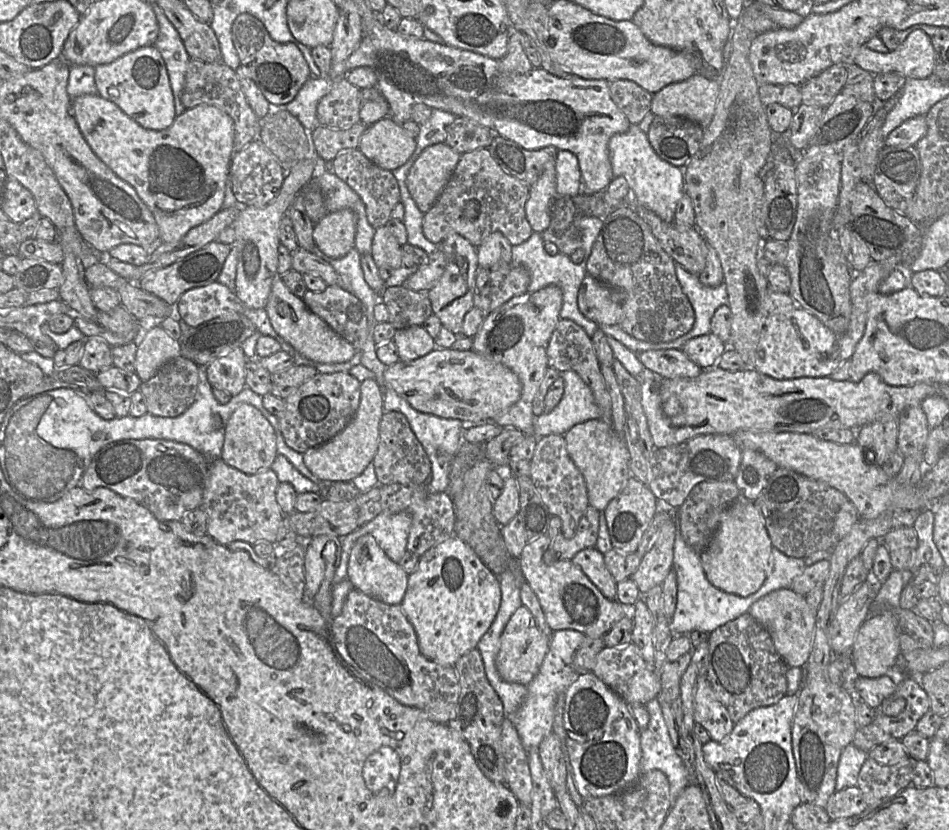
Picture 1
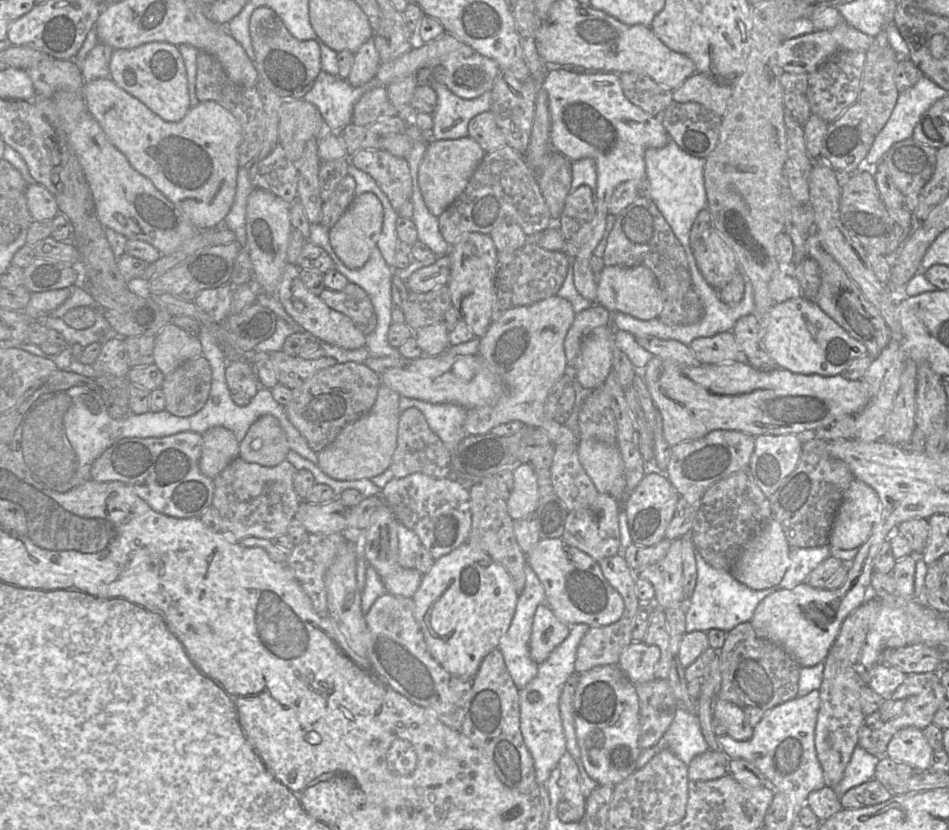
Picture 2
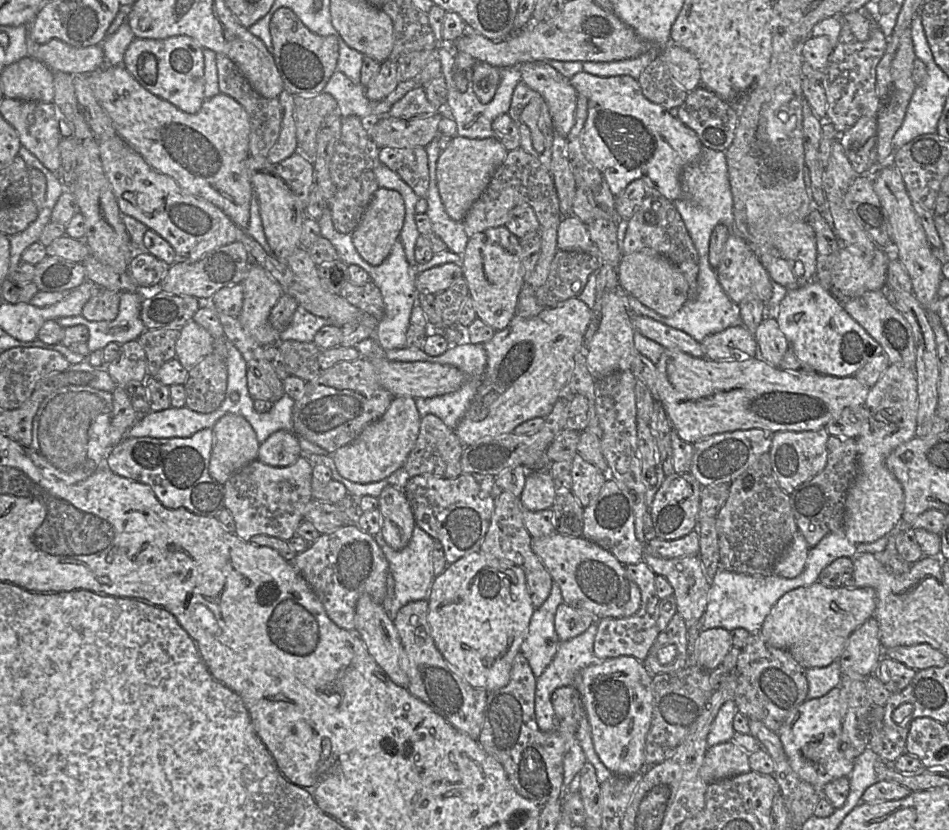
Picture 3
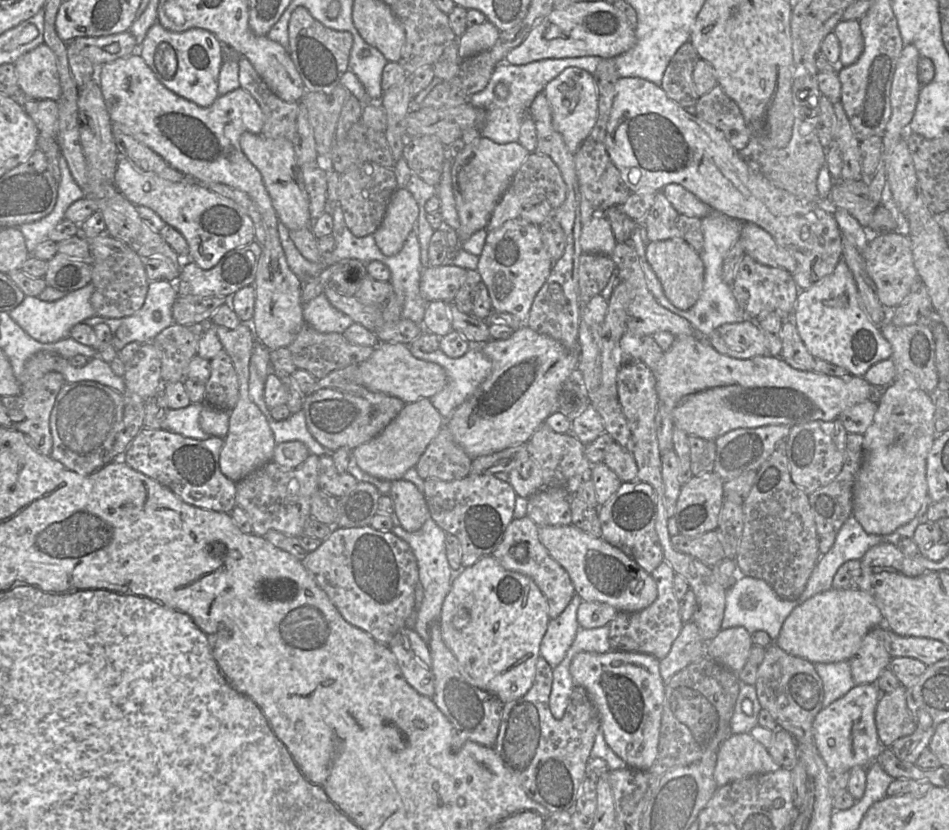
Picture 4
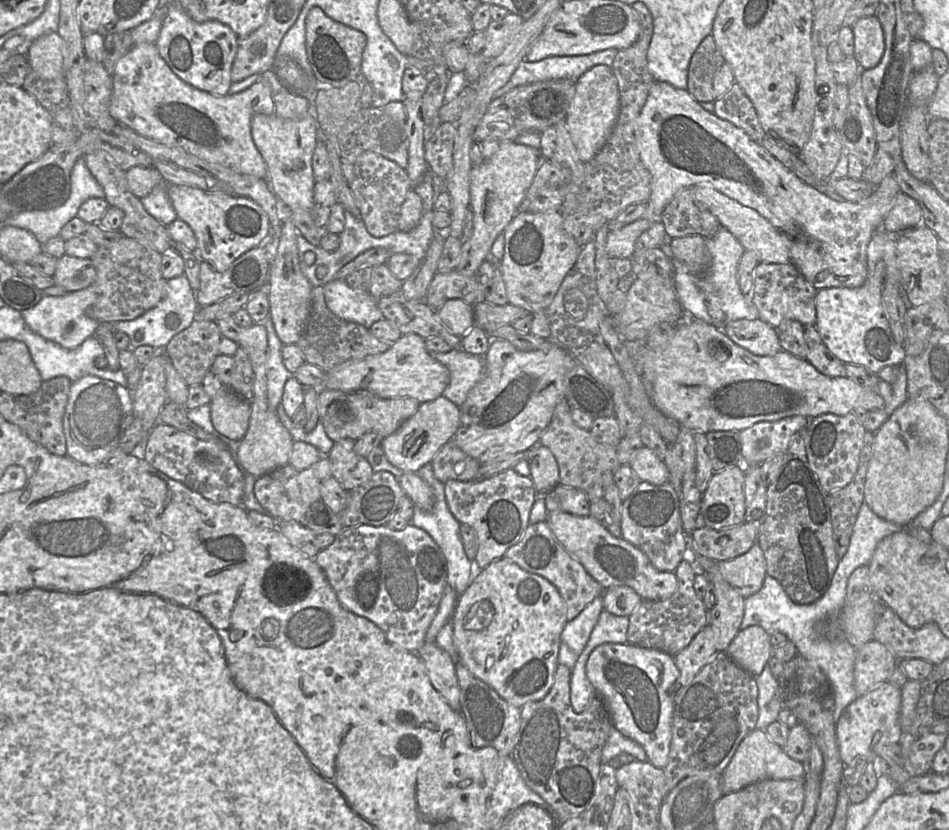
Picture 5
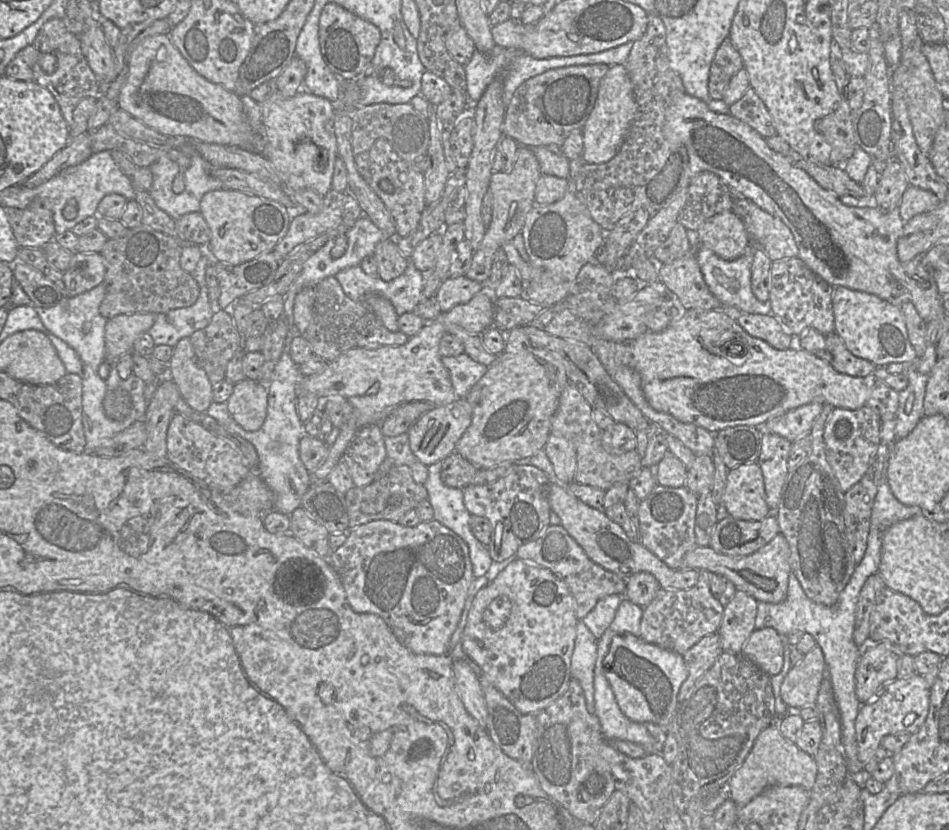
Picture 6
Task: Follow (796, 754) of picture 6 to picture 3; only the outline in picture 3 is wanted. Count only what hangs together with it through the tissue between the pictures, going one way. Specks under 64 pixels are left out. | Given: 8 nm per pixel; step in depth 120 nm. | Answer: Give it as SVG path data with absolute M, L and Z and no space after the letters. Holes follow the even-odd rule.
M730 740L707 749L699 775L709 784L749 771L749 753Z

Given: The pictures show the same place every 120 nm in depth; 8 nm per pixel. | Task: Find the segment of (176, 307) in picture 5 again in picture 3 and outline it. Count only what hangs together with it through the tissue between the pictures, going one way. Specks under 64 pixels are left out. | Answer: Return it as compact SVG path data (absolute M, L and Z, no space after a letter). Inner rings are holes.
M123 292L119 312L111 321L89 321L82 316L62 317L55 320L63 328L83 325L89 330L86 342L89 351L102 350L109 343L124 344L137 340L146 328L140 318L141 293Z

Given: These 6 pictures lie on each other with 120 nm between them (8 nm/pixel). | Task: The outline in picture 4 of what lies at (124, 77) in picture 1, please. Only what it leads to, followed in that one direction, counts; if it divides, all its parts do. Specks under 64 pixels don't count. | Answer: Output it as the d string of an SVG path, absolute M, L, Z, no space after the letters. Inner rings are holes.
M156 22L134 54L141 55L166 88L201 107L207 107L220 96L218 80L222 47L219 39L208 30L192 28L184 32L173 32Z

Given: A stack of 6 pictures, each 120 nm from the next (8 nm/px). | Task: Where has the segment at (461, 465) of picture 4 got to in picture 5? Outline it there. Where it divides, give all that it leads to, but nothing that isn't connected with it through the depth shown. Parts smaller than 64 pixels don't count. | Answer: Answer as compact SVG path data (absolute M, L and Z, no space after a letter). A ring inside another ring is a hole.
M453 441L443 445L430 464L434 476L442 483L474 480L481 465L462 452Z

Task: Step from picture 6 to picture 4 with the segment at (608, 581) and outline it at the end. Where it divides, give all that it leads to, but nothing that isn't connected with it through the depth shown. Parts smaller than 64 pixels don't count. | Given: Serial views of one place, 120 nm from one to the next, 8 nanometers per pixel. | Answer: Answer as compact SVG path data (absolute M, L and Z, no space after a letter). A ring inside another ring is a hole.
M528 517L514 518L507 526L503 539L491 557L509 571L530 577L545 596L551 619L559 616L576 595L574 586L566 570L555 561L539 541L539 527Z

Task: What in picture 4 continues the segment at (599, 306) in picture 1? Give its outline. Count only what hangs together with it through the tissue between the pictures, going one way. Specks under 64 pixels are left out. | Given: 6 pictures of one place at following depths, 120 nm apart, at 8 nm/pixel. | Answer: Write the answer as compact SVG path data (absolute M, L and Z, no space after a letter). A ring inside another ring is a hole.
M672 238L649 242L644 246L644 258L659 279L666 298L674 307L688 310L697 302L704 283L704 264L700 253L685 240Z

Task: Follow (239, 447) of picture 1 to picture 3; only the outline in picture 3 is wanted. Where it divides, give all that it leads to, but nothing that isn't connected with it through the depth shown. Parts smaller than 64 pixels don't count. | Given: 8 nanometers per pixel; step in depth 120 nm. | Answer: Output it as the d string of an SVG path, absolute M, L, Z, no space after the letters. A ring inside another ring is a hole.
M279 430L261 442L257 460L274 467L287 467L302 455L298 438L292 432Z

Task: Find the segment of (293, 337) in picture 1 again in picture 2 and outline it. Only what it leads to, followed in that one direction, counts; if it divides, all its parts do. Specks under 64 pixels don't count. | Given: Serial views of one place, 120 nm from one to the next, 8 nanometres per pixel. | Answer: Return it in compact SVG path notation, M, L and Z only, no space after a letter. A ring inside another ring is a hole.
M287 263L283 271L276 298L285 312L301 330L310 333L318 341L338 346L347 350L359 349L365 346L367 337L346 315L330 308L320 297L310 292L302 283L300 272L303 270L298 264Z

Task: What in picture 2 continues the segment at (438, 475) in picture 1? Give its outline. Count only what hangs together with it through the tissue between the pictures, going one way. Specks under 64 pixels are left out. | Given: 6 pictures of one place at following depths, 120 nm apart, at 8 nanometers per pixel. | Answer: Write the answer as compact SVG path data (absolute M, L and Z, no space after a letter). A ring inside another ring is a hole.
M402 396L399 408L401 412L410 408L421 411L430 429L439 436L451 454L467 436L464 431L464 423L468 409L459 404L430 403Z

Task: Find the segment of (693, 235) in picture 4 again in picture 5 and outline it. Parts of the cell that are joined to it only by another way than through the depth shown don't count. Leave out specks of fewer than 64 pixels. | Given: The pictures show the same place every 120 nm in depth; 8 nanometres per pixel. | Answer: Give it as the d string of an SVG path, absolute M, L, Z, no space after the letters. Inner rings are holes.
M691 187L682 189L673 197L663 210L660 222L664 225L669 239L686 235L700 235L707 239L719 229L720 225L718 219L709 210L695 203Z

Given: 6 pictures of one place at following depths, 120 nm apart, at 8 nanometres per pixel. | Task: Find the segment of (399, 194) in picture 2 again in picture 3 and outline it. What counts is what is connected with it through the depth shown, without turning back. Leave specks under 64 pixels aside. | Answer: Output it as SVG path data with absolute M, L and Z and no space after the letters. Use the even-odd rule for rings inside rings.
M381 147L378 159L382 165L397 173L419 197L424 197L429 187L425 147Z

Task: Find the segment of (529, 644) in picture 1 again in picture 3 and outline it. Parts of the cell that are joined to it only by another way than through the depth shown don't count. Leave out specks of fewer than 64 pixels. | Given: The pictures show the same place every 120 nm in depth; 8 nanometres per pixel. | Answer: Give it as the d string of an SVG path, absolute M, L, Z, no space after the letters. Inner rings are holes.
M563 603L556 609L555 631L561 642L566 642L580 635L594 622L597 620L592 615L580 612Z

